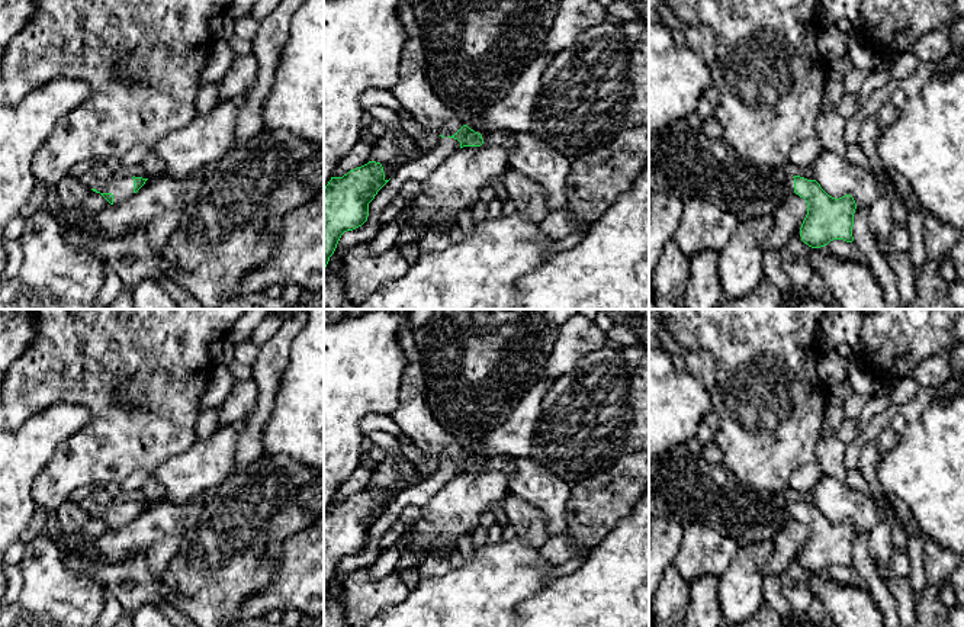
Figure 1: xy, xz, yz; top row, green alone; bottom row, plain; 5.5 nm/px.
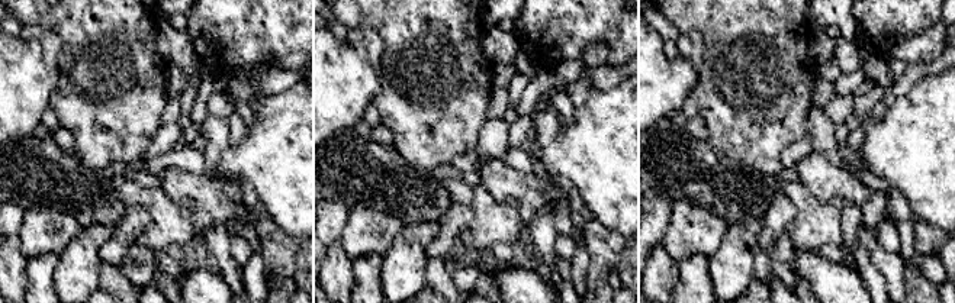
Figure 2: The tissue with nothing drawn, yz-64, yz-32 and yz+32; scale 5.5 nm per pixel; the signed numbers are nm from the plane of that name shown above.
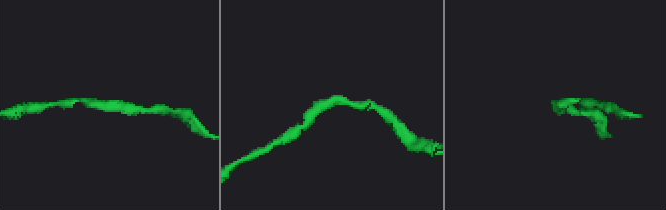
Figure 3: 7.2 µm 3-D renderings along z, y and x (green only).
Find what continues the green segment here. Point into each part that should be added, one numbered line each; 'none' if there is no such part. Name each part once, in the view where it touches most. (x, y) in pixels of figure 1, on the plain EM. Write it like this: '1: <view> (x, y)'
1: xy (121, 511)

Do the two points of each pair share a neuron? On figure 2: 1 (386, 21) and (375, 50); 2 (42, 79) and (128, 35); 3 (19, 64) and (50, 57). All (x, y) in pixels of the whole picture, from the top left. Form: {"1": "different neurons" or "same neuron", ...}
{"1": "different neurons", "2": "different neurons", "3": "different neurons"}

